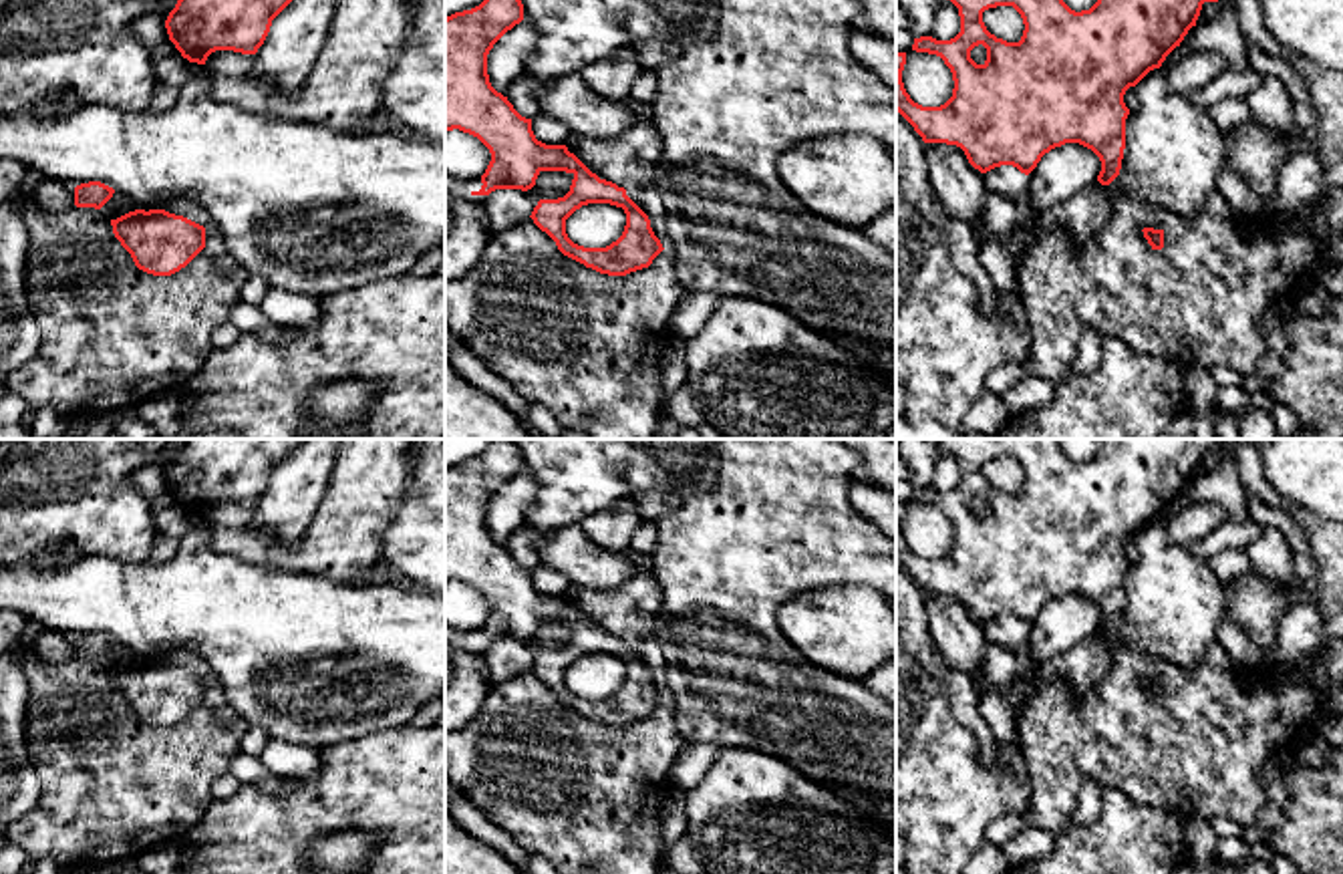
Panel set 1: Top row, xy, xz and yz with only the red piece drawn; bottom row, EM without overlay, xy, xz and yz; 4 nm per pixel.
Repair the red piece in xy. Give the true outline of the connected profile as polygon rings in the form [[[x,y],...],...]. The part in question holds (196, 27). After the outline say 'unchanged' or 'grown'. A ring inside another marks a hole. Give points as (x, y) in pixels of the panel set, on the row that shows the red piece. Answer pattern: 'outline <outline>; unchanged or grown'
outline [[[177,0],[175,8],[165,20],[169,40],[189,62],[205,64],[215,50],[234,50],[242,54],[256,54],[264,44],[272,20],[292,0]]]; unchanged

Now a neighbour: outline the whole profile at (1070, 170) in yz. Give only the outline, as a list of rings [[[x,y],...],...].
[[[1079,143],[1051,149],[1029,173],[1027,195],[1033,215],[1049,211],[1073,195],[1087,193],[1091,183],[1097,181],[1099,171],[1099,157]]]

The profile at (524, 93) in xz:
[[[521,72],[507,91],[507,101],[513,109],[526,117],[536,119],[542,113],[540,93],[550,89],[556,81],[538,79],[534,75]]]

